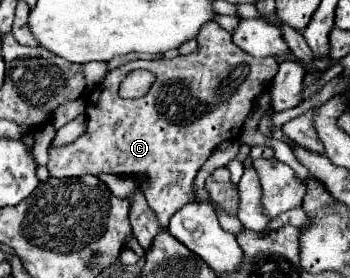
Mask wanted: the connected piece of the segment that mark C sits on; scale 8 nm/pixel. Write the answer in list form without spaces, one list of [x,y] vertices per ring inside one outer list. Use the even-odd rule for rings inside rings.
[[[216,22],[206,24],[198,34],[198,50],[188,56],[176,56],[172,60],[134,60],[128,62],[112,72],[100,82],[96,90],[90,92],[86,100],[86,114],[88,114],[88,128],[82,136],[78,136],[72,144],[52,146],[48,170],[54,178],[78,178],[84,174],[118,174],[118,176],[132,176],[140,174],[144,178],[142,190],[144,196],[158,216],[162,230],[170,222],[170,216],[178,212],[178,208],[198,202],[194,192],[194,178],[202,164],[210,158],[210,154],[222,142],[236,142],[242,134],[244,120],[254,108],[254,102],[260,94],[268,90],[274,76],[278,72],[276,58],[254,58],[248,52],[242,52],[234,42],[230,32],[220,28]],[[136,68],[146,68],[156,74],[156,82],[144,98],[138,100],[124,100],[118,96],[118,86],[124,76]]]

